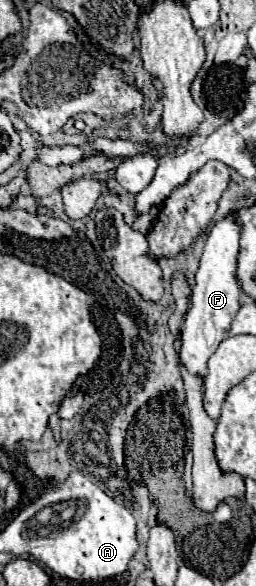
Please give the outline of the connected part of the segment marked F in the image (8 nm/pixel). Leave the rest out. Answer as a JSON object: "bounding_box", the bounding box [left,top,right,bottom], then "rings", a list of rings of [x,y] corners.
{"bounding_box":[180,214,240,376],"rings":[[[228,214],[208,234],[204,254],[200,258],[200,268],[196,272],[194,290],[192,290],[192,306],[182,324],[182,350],[180,362],[192,374],[204,376],[208,372],[208,360],[216,352],[218,344],[228,336],[230,324],[240,310],[240,286],[236,286],[236,250],[240,250],[240,226],[236,226],[236,218]]]}

